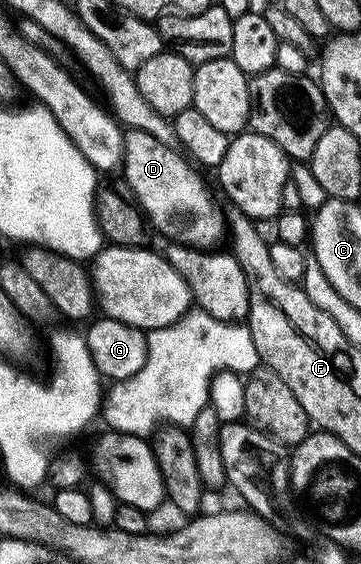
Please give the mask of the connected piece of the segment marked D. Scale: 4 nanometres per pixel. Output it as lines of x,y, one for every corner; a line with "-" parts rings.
128,130
124,136
122,171
128,177
135,201
155,233
157,230
162,237
168,238
164,240
177,246
211,251
219,247
216,245
224,236
226,238
226,214
224,218
221,199
212,195
211,188
199,174
201,171
179,149
172,149
176,148
167,142
159,142
146,132

